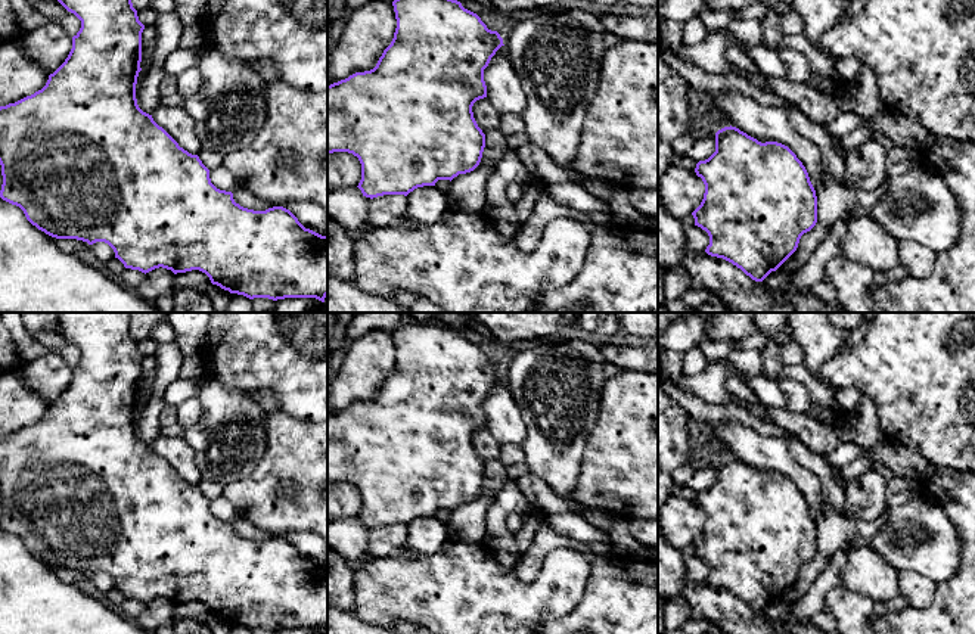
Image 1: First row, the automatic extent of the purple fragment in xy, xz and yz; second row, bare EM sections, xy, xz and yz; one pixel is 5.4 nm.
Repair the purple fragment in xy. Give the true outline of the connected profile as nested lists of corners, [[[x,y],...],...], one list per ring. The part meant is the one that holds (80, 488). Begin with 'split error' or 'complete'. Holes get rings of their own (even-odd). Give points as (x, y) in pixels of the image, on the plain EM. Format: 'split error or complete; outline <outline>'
complete; outline [[[59,313],[58,332],[81,351],[65,392],[46,416],[15,433],[0,436],[0,528],[19,537],[27,550],[56,569],[108,574],[125,599],[149,603],[167,599],[174,605],[199,600],[212,615],[249,630],[327,627],[327,566],[305,559],[283,537],[254,541],[235,532],[233,523],[217,519],[209,500],[143,442],[136,429],[142,401],[142,363],[131,333],[131,313]]]

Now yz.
complete; outline [[[724,457],[715,463],[715,482],[699,491],[695,503],[705,515],[704,529],[692,543],[695,556],[709,566],[705,582],[732,593],[755,612],[763,612],[776,602],[797,581],[801,566],[817,553],[817,526],[808,503],[782,473],[761,473],[736,457]]]

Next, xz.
complete; outline [[[410,321],[395,329],[392,336],[397,358],[376,397],[327,416],[327,484],[348,482],[358,488],[361,510],[357,518],[370,529],[407,526],[417,518],[435,516],[438,510],[451,512],[479,495],[485,464],[473,448],[472,436],[487,428],[484,400],[504,376],[500,364],[488,360],[476,344],[445,326]]]

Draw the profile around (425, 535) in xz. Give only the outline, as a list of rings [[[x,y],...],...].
[[[435,516],[417,518],[407,525],[407,541],[400,556],[412,554],[434,554],[441,550],[448,538],[445,523]]]

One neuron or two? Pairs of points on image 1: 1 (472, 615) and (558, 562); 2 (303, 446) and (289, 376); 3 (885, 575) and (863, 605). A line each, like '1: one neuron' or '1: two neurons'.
1: one neuron
2: two neurons
3: two neurons

